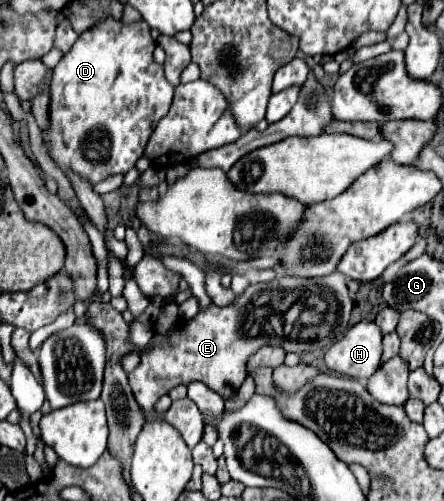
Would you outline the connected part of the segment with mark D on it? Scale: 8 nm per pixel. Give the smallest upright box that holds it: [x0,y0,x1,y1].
[44,16,174,184]

